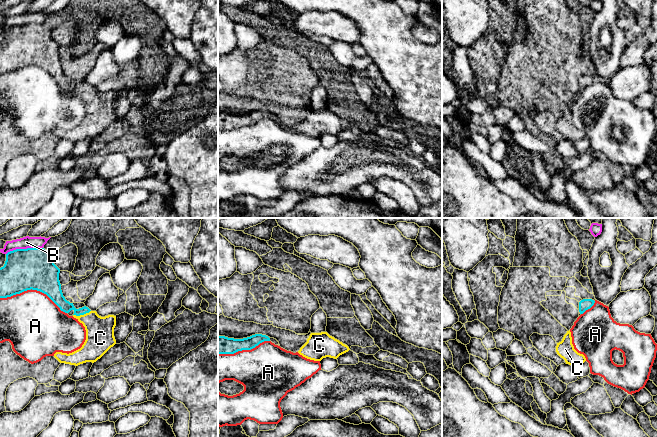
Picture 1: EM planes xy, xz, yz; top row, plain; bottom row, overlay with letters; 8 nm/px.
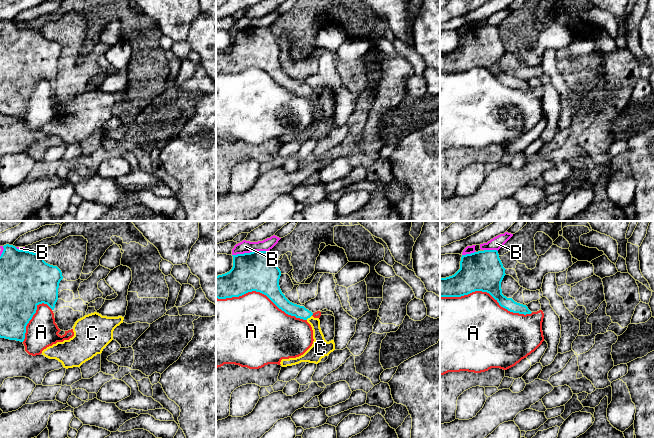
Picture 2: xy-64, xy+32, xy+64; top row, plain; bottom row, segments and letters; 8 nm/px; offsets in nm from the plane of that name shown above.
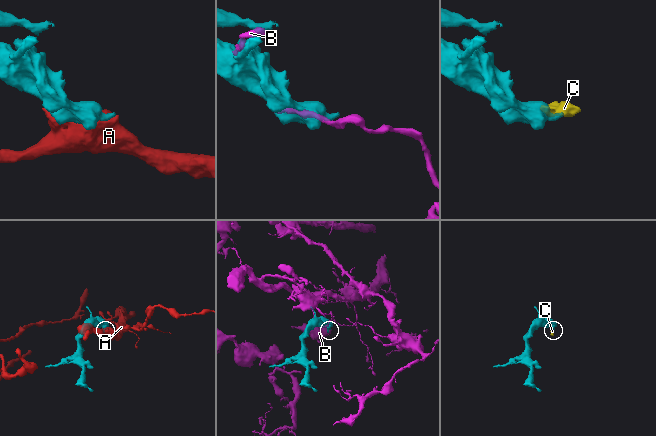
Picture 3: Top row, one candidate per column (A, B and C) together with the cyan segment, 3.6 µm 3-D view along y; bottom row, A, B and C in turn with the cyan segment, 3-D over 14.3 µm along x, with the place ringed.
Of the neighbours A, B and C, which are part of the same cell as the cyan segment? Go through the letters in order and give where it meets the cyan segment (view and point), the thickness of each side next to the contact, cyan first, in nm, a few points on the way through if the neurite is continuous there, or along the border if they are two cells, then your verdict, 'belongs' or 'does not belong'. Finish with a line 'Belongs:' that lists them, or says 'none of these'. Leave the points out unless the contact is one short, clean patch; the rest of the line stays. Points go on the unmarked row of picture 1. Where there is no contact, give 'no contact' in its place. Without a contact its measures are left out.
A: contact xy (33, 65); calibres 340 and 460 nm; does not belong
B: contact xy (24, 25); calibres 340 and 100 nm; does not belong
C: contact xy (81, 90); calibres 100 and 220 nm; way xy (56, 72), (66, 82), (81, 90), (99, 108), (100, 114); belongs
Belongs: C

